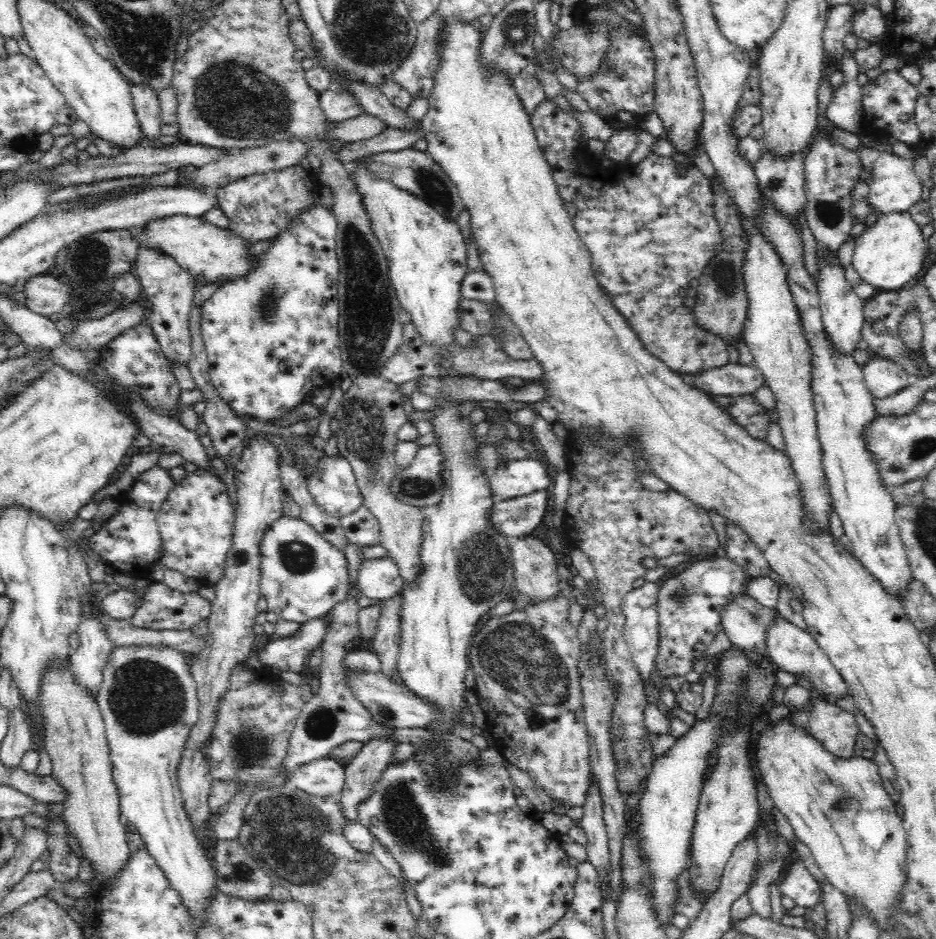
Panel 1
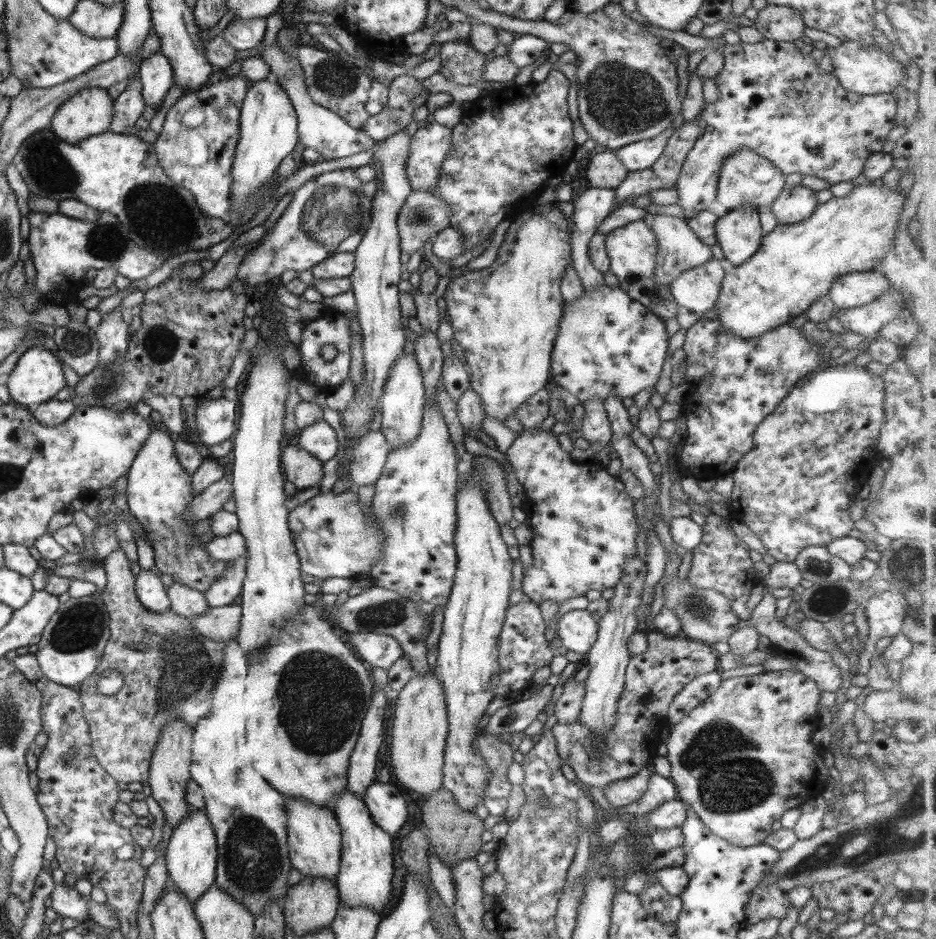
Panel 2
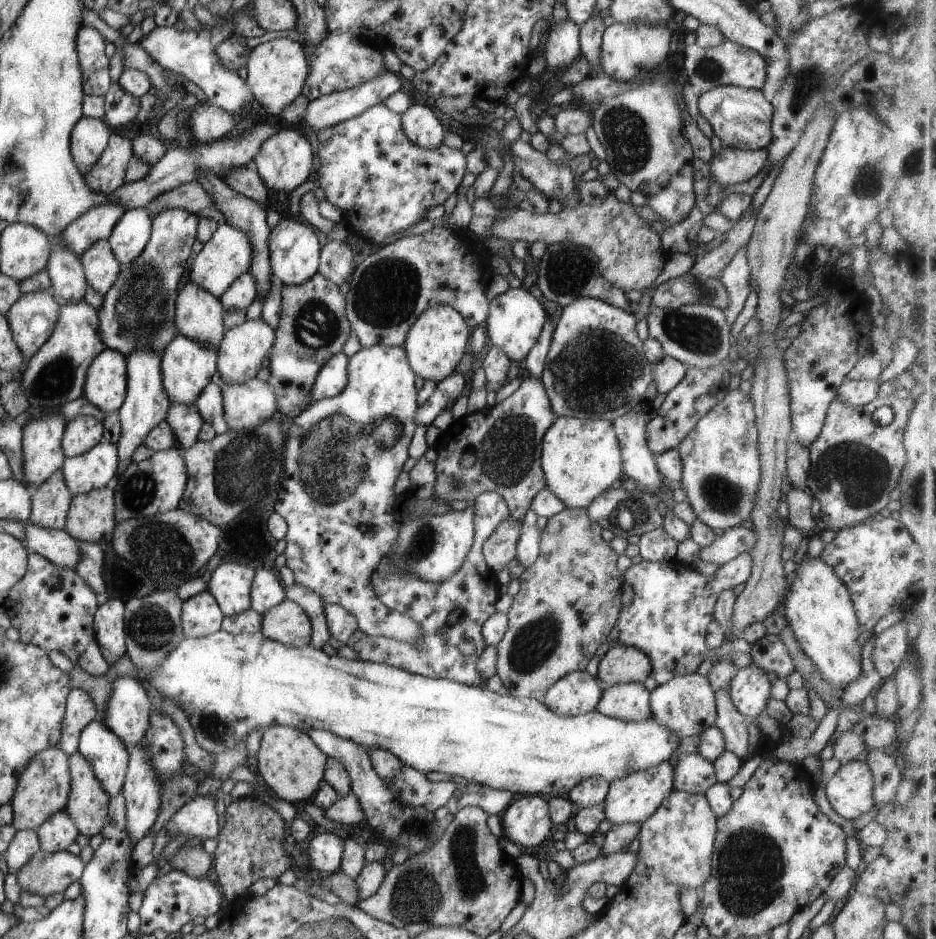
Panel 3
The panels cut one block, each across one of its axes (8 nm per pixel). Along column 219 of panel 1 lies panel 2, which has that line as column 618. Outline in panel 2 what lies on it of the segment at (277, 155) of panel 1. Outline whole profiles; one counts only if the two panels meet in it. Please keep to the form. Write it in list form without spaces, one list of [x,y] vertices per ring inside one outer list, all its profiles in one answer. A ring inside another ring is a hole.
[[[613,151],[596,153],[586,164],[586,178],[593,188],[615,189],[621,184],[628,170]]]

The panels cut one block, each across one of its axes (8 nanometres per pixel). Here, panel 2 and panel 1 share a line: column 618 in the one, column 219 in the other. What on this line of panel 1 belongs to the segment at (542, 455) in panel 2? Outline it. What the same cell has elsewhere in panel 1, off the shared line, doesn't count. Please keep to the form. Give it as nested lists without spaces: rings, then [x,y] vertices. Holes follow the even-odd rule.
[[[203,469],[188,473],[174,485],[161,506],[157,521],[161,534],[160,562],[197,579],[205,585],[214,585],[224,576],[224,560],[232,542],[235,508],[230,504],[224,483]]]

